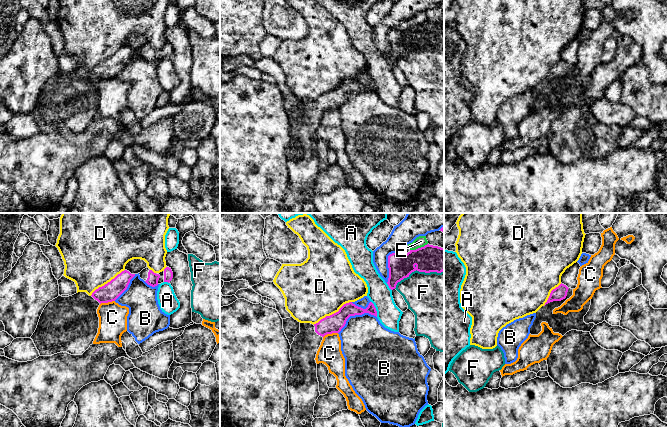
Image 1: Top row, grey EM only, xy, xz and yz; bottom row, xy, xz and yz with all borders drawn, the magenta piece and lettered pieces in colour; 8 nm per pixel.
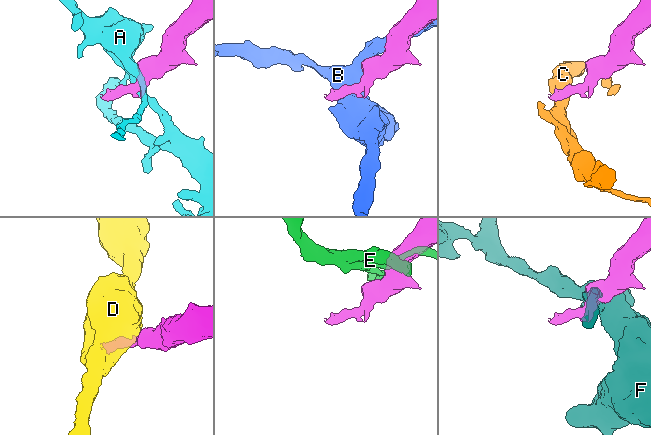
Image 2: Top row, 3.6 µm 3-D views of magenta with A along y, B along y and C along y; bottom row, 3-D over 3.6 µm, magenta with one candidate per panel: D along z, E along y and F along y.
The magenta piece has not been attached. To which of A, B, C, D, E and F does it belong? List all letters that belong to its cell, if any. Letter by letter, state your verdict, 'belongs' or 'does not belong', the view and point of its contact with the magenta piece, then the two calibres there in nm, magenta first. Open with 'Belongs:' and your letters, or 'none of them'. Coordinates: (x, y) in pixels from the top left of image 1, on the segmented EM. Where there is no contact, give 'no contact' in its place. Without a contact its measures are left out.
Belongs: none of them
A: does not belong; contact xz (375, 309); calibres 110 and 190 nm
B: does not belong; contact xz (354, 315); calibres 150 and 400 nm
C: does not belong; contact xy (107, 302); calibres 150 and 220 nm
D: does not belong; contact xz (332, 314); calibres 150 and 480 nm
E: does not belong; contact xz (418, 248); calibres 220 and 90 nm
F: does not belong; contact xz (417, 270); calibres 220 and 400 nm

